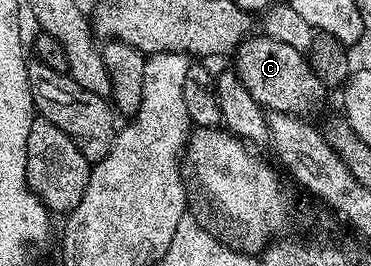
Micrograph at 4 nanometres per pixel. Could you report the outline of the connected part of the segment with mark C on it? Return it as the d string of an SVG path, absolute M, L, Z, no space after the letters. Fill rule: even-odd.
M250 35L237 46L235 58L237 77L251 91L251 95L262 105L262 108L275 113L292 113L309 115L321 105L327 96L325 85L309 66L306 54L295 51L287 43L279 43L279 39L271 39L264 35Z

